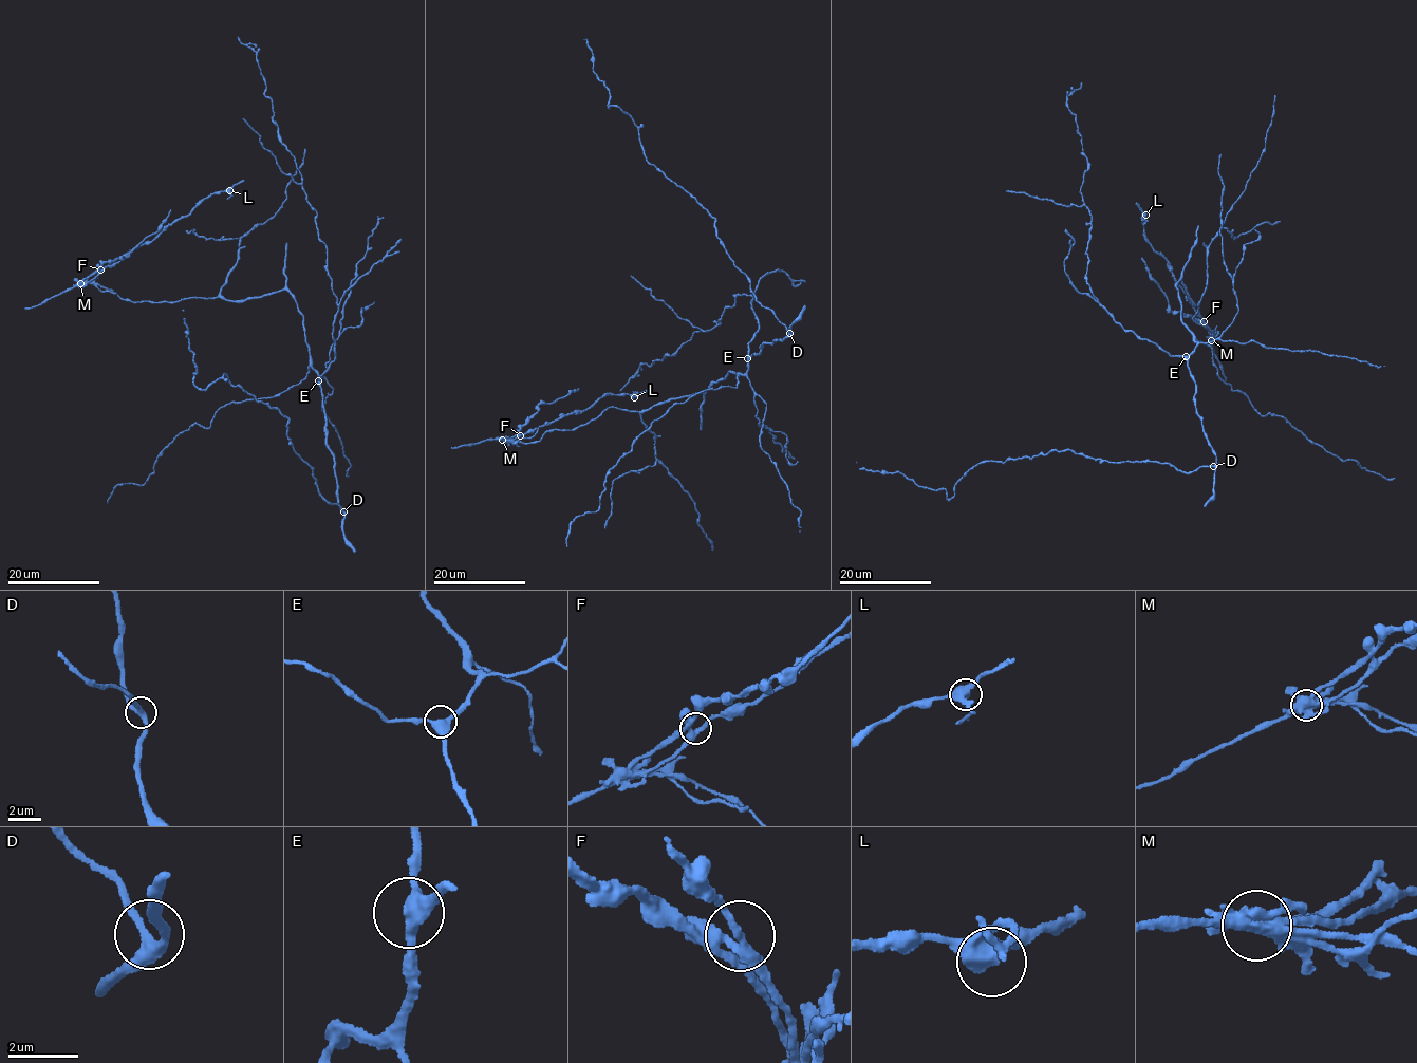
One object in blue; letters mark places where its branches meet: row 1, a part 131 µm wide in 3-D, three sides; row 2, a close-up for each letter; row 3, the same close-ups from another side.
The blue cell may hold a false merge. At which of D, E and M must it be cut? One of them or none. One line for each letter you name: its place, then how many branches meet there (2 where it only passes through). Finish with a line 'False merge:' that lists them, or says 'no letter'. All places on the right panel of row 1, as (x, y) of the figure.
M: (1211, 340) | 4
False merge: M

